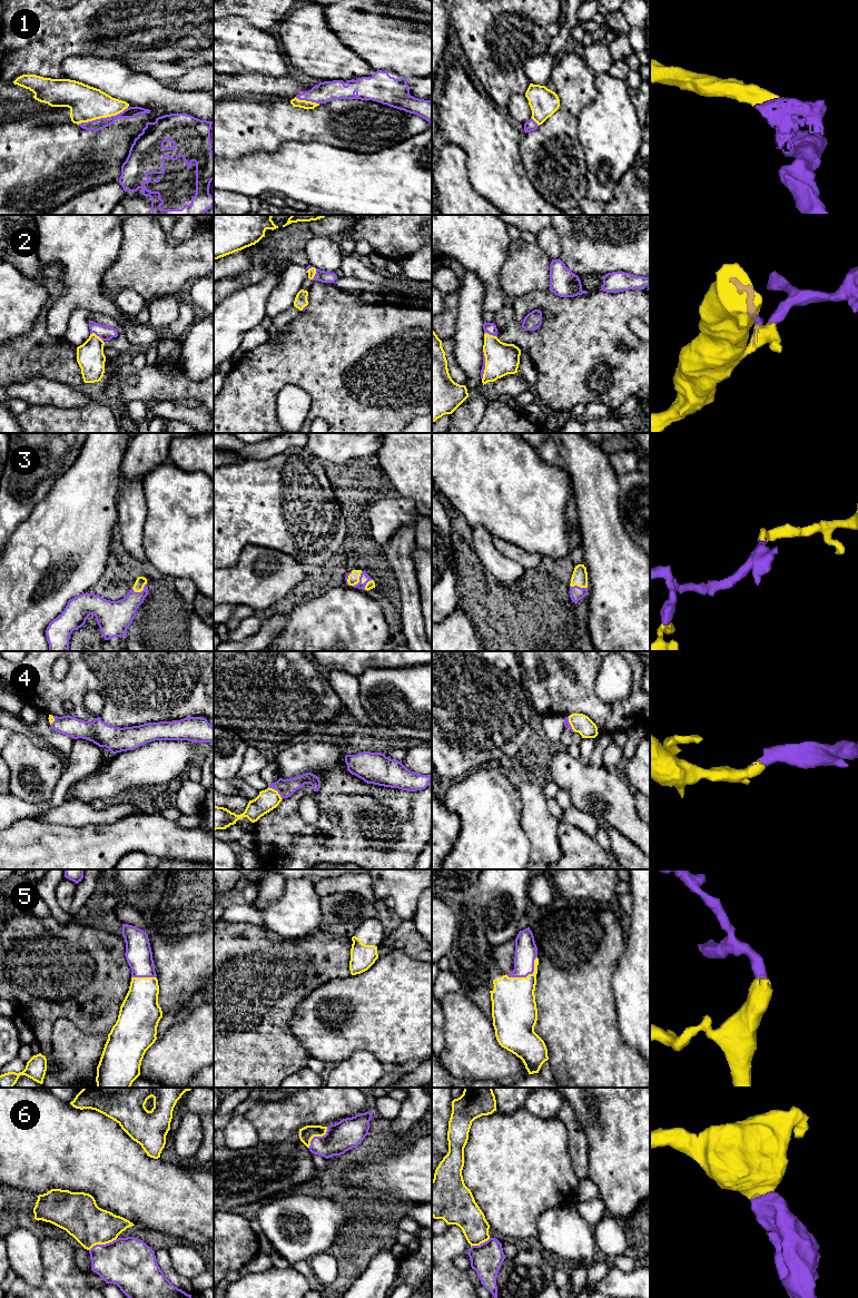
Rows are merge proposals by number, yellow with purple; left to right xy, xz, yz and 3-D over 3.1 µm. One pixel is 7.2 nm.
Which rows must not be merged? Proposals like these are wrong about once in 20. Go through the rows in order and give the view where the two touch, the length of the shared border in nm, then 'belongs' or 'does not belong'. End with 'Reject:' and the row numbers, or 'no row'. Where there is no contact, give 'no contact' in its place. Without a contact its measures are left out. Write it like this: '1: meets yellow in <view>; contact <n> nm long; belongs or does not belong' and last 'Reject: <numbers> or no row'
1: meets yellow in xy; contact 380 nm long; belongs
2: meets yellow in xy; contact 110 nm long; belongs
3: meets yellow in xy; contact 120 nm long; belongs
4: meets yellow in xz; contact 140 nm long; belongs
5: meets yellow in yz; contact 260 nm long; belongs
6: meets yellow in xz; contact 220 nm long; belongs
Reject: no row

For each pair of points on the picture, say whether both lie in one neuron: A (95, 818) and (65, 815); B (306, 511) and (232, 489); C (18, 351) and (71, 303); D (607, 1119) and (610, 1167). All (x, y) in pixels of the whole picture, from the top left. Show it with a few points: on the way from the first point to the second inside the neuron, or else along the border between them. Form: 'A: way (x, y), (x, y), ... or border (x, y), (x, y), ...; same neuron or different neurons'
A: way (87, 815), (72, 815); same neuron
B: way (287, 503), (250, 502); same neuron
C: border (56, 301), (47, 314), (47, 332), (62, 337); different neurons
D: way (610, 1131), (610, 1154); same neuron

